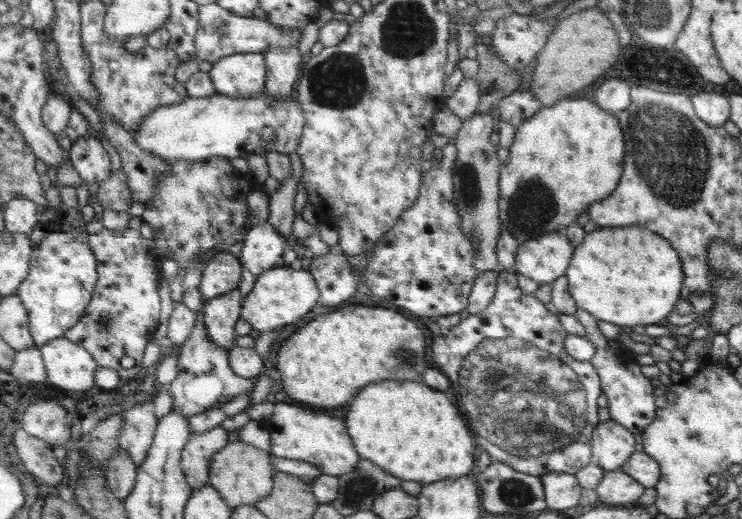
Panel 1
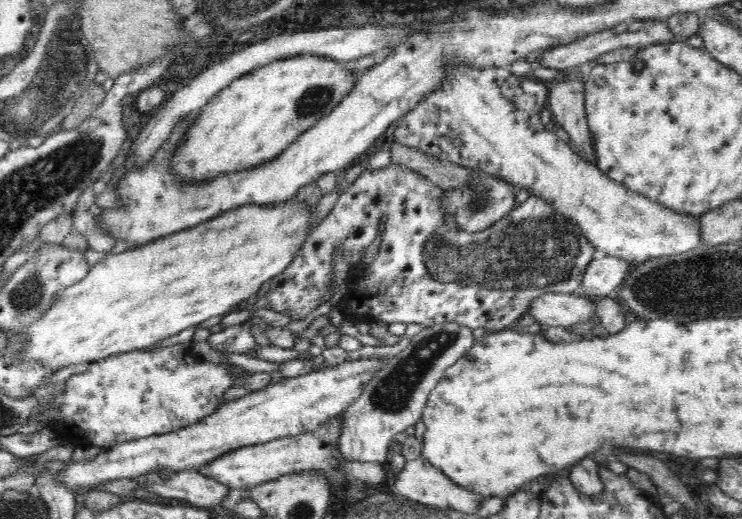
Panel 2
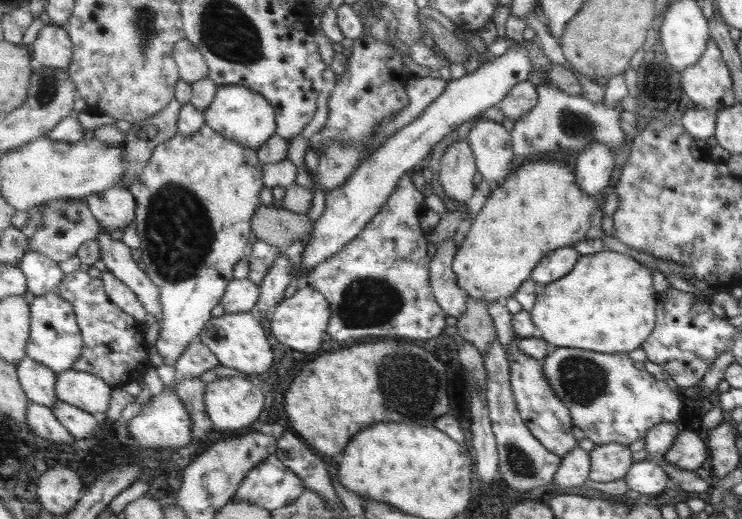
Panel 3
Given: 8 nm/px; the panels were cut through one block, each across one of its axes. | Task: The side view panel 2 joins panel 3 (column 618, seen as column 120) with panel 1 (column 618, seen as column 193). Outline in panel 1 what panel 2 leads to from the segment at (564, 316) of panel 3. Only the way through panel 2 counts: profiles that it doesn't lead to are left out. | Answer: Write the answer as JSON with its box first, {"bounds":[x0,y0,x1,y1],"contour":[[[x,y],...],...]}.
{"bounds":[564,226,683,328],"contour":[[[615,226],[598,227],[587,232],[581,243],[573,247],[573,258],[570,259],[564,277],[570,294],[570,306],[585,310],[587,314],[595,317],[596,321],[633,328],[633,326],[655,324],[674,310],[683,272],[681,272],[679,256],[670,244],[667,244],[667,240],[649,232],[643,226]]]}

